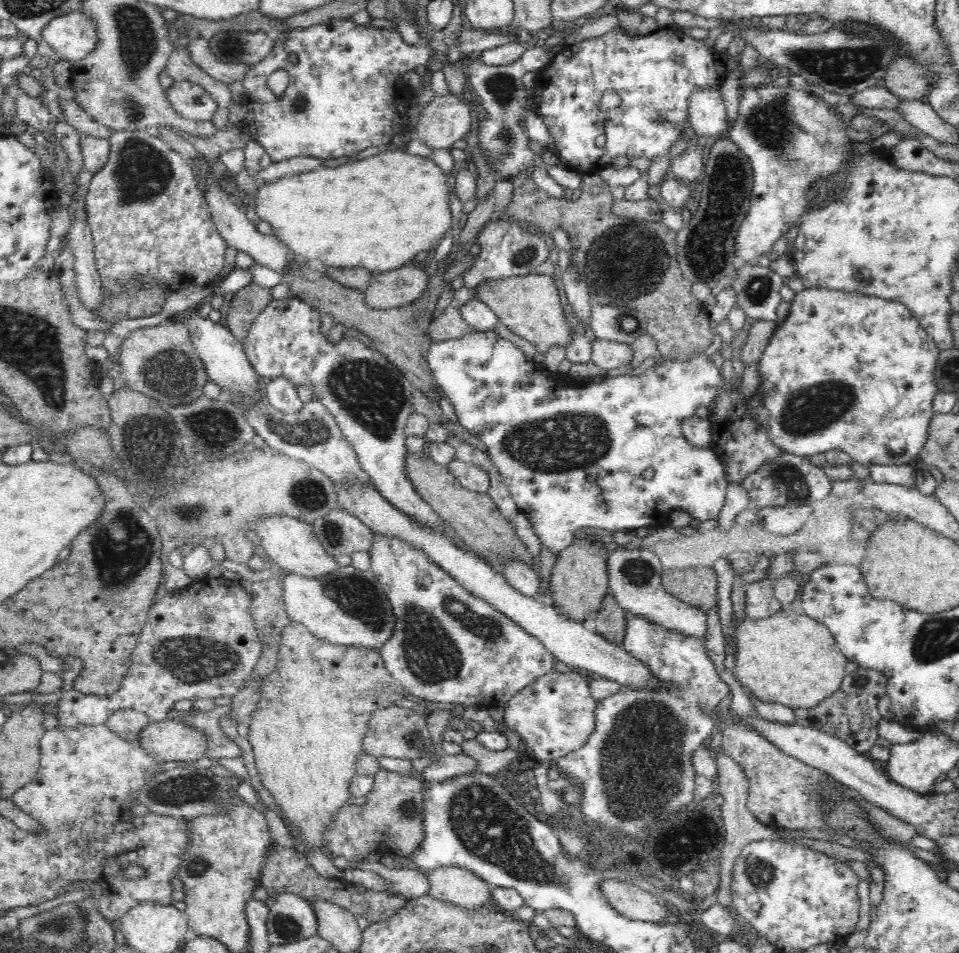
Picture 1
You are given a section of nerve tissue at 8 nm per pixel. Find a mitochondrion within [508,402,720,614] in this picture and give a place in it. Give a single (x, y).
(638, 571)

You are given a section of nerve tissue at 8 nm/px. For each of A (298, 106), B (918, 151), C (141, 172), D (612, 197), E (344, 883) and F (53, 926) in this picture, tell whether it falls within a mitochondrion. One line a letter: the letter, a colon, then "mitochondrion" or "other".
A: mitochondrion
B: other
C: mitochondrion
D: other
E: other
F: mitochondrion

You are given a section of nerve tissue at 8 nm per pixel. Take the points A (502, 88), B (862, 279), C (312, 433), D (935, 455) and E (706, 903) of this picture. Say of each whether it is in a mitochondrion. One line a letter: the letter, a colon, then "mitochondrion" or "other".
A: mitochondrion
B: other
C: mitochondrion
D: other
E: other

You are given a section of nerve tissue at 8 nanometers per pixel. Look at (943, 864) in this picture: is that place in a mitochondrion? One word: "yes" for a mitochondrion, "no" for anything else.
no

